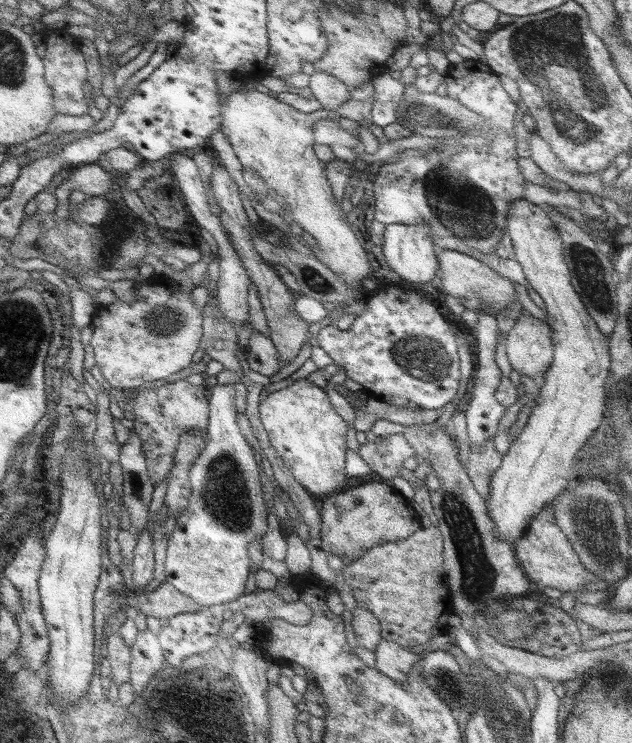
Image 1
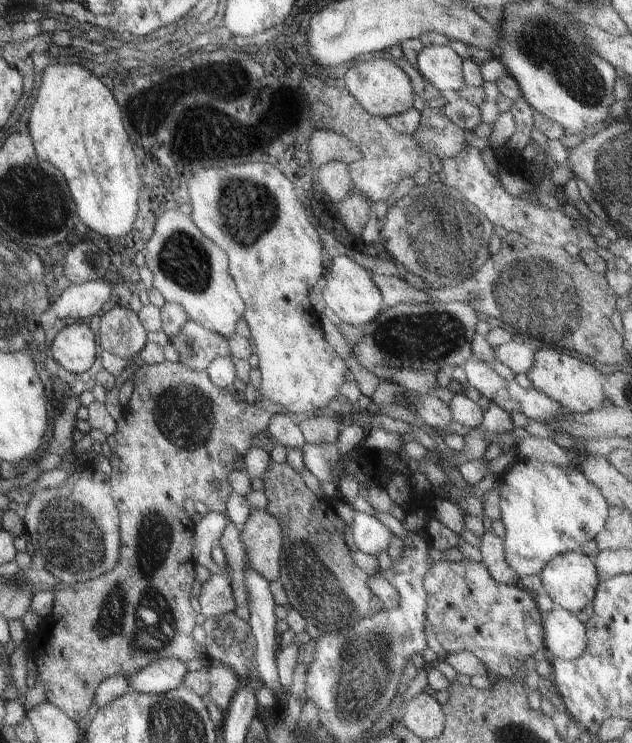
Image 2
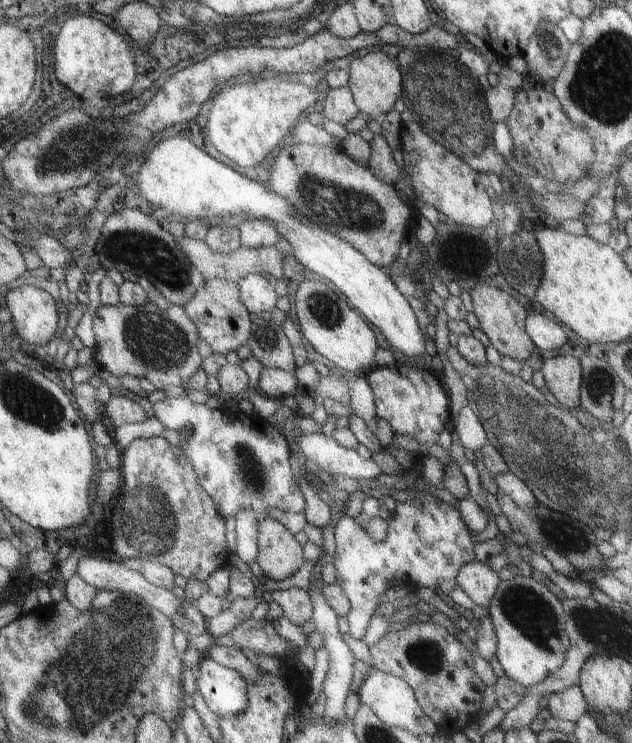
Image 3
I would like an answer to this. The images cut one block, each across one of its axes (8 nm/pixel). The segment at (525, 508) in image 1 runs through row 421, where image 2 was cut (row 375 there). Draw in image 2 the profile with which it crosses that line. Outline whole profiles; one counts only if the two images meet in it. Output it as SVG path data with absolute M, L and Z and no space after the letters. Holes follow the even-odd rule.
M548 346L537 350L533 356L533 363L525 374L533 389L543 392L550 400L575 413L584 414L595 411L602 406L606 398L602 392L605 376L585 359L578 360L577 356L565 350Z

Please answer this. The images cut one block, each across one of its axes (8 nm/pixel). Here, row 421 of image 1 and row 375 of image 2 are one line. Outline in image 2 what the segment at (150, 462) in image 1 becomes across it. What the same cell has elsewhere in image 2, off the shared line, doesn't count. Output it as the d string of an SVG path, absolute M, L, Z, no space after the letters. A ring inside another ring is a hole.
M163 360L159 364L147 365L143 364L138 367L132 376L133 392L125 404L128 412L116 422L116 430L106 436L107 444L109 445L109 470L108 484L110 487L110 496L112 497L113 505L118 513L118 536L120 537L120 548L118 552L117 563L112 570L105 572L103 575L95 579L85 580L79 583L68 584L59 581L55 586L53 593L53 610L49 612L49 616L45 616L45 624L41 624L41 631L45 632L44 647L39 649L37 656L32 656L34 668L36 671L36 679L43 686L45 691L45 701L55 706L60 712L63 712L67 718L77 723L84 718L87 709L93 700L96 687L101 683L101 680L112 675L131 676L138 672L148 663L158 660L159 658L173 658L181 660L183 663L196 657L203 657L201 646L193 640L191 631L195 625L195 612L189 604L191 598L190 587L193 582L193 563L191 560L192 552L189 545L190 535L192 534L193 524L190 517L187 516L183 509L182 503L185 498L205 502L205 500L213 500L217 504L217 500L221 500L221 508L225 508L223 498L228 498L233 491L227 483L227 475L234 470L233 462L242 458L253 446L251 438L254 434L266 431L267 422L273 417L275 410L281 410L278 405L271 405L267 402L259 402L248 404L247 402L236 402L227 390L215 387L209 381L207 372L204 370L196 370L185 367L181 362L168 362Z

